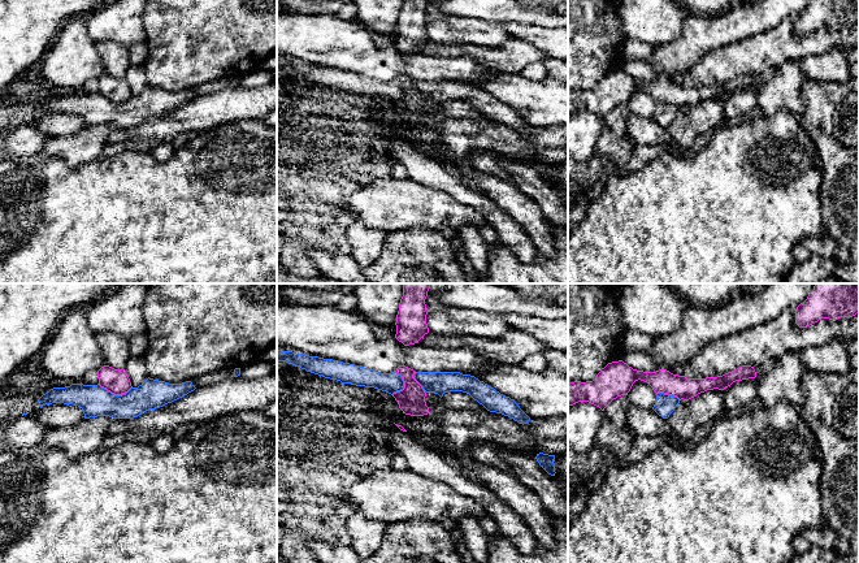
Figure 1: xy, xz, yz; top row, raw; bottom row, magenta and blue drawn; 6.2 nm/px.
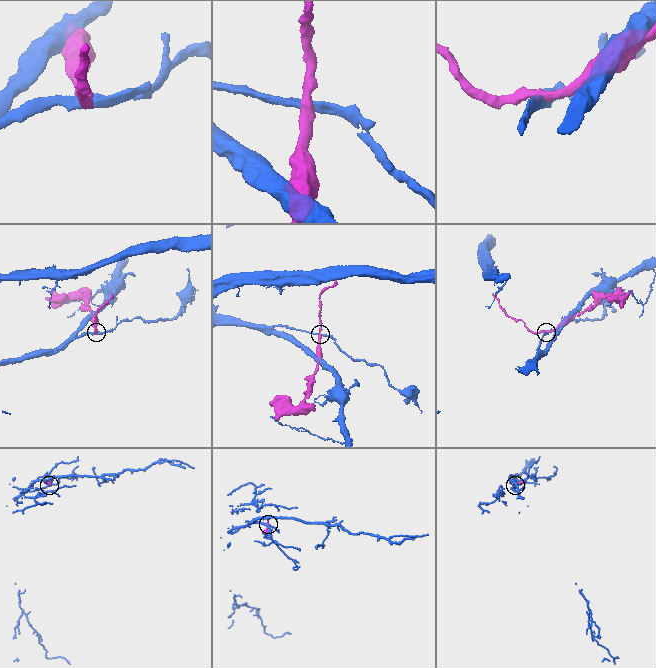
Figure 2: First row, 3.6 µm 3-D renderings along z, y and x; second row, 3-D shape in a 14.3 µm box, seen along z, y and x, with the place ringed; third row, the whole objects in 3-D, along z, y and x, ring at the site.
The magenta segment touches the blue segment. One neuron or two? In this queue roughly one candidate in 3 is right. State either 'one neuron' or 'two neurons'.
two neurons

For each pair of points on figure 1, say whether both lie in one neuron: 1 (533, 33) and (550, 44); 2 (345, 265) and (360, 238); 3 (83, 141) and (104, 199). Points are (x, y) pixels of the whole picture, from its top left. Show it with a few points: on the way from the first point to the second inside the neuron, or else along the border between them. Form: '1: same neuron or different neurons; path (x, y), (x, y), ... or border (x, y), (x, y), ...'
1: same neuron; path (537, 35), (546, 40)
2: different neurons; border (350, 254), (363, 269)
3: different neurons; border (103, 156), (76, 167), (68, 167), (60, 160)

